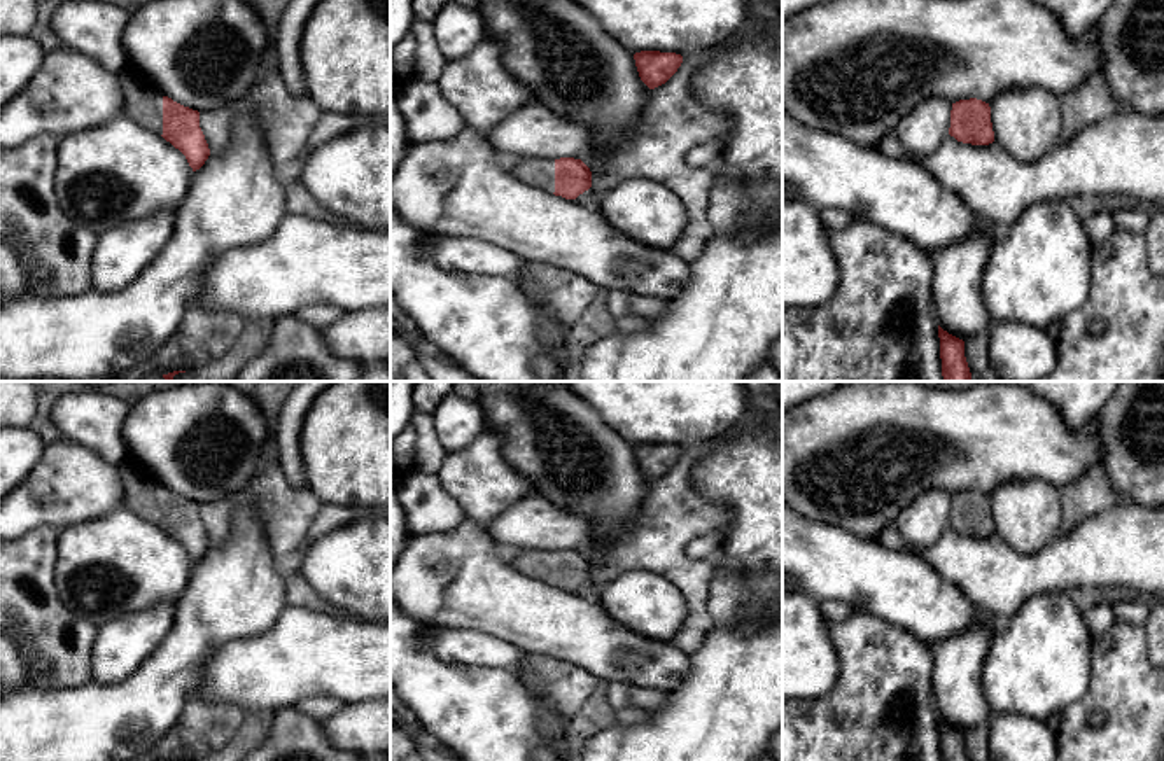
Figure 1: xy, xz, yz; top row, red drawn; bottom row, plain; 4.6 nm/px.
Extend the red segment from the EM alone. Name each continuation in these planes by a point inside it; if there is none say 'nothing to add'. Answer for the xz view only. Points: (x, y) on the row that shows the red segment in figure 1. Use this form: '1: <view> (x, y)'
1: xz (534, 172)

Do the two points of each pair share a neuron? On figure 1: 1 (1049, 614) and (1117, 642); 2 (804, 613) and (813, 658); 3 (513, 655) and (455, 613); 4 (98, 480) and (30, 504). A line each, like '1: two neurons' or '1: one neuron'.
1: two neurons
2: one neuron
3: two neurons
4: one neuron

